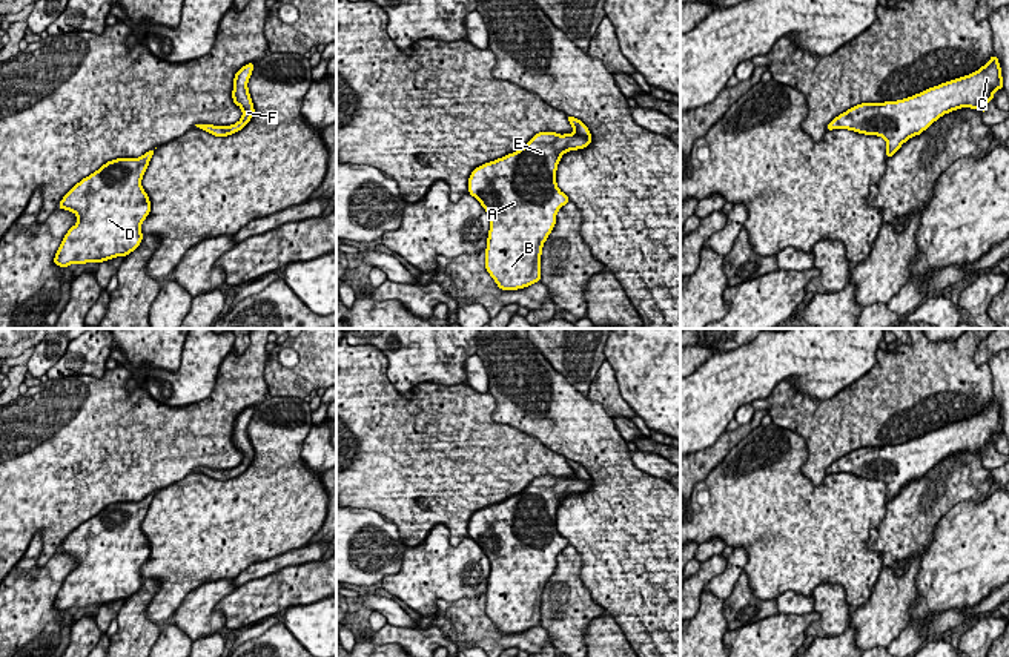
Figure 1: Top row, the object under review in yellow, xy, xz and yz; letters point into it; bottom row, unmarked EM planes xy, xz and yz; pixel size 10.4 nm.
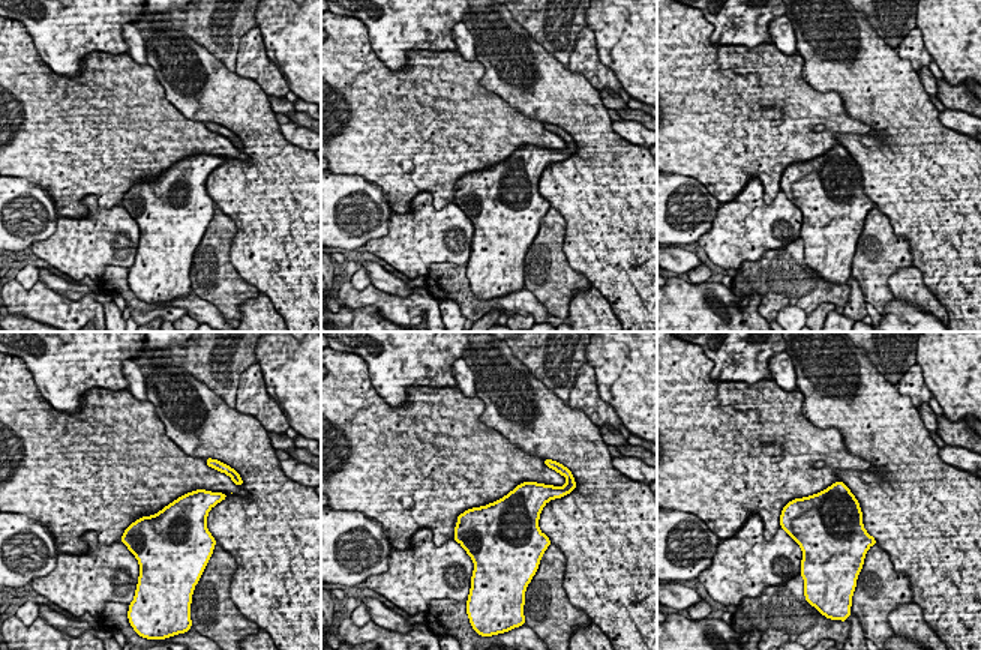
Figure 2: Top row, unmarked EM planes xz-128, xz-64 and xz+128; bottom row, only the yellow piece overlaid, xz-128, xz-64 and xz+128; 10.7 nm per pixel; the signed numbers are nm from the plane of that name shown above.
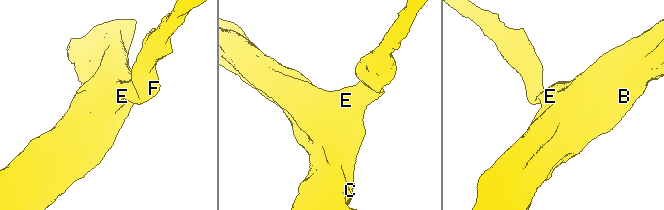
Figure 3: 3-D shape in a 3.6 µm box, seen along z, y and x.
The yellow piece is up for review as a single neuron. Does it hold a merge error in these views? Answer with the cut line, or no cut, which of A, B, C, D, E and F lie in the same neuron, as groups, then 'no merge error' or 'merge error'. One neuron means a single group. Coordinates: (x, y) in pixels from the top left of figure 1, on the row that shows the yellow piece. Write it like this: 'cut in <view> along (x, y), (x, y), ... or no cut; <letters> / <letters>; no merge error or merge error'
no cut; A B C D E F; no merge error

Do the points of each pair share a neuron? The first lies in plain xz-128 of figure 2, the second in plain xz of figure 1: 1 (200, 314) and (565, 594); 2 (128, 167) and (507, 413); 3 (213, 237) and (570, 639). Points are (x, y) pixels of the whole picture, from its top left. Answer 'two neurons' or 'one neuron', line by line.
1: two neurons
2: two neurons
3: one neuron

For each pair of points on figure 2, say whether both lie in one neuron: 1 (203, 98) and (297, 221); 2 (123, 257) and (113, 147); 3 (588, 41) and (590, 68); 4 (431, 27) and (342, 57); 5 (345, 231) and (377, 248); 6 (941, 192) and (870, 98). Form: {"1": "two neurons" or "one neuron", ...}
{"1": "one neuron", "2": "two neurons", "3": "one neuron", "4": "two neurons", "5": "two neurons", "6": "one neuron"}

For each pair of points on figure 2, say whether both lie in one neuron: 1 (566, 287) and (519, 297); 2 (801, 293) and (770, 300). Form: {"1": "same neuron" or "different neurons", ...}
{"1": "different neurons", "2": "same neuron"}

